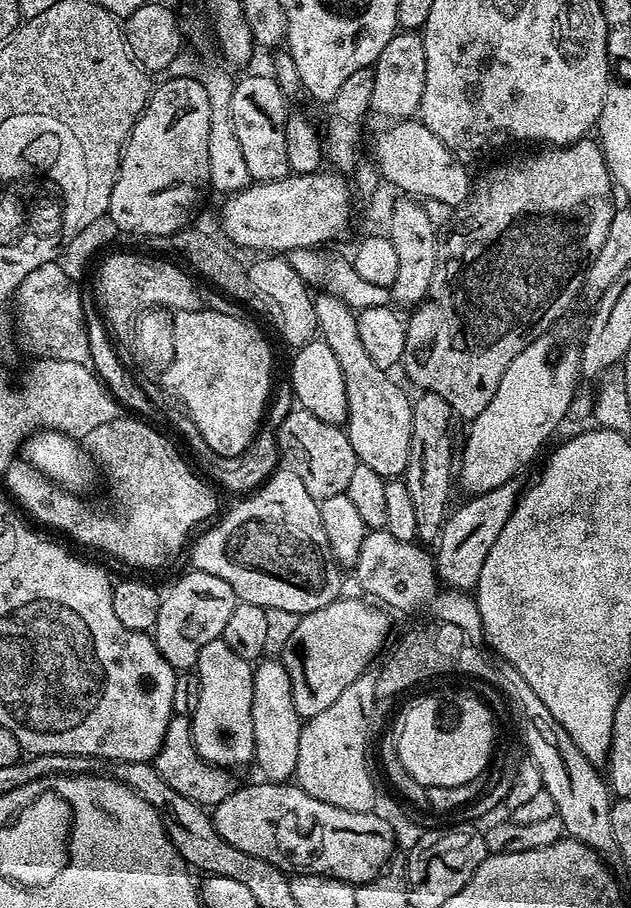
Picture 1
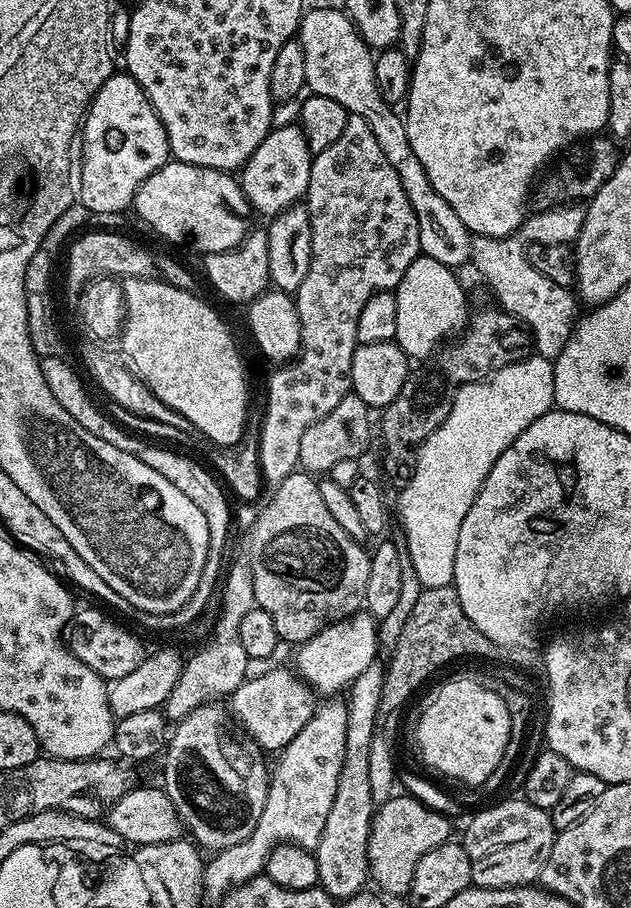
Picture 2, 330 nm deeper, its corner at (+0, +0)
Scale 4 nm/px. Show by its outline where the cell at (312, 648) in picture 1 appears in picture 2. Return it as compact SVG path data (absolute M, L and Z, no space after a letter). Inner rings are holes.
M272 668L261 676L249 675L230 697L230 712L235 719L236 716L240 719L239 727L268 754L279 754L285 746L294 742L298 730L310 722L312 713L318 707L313 689L289 668Z

